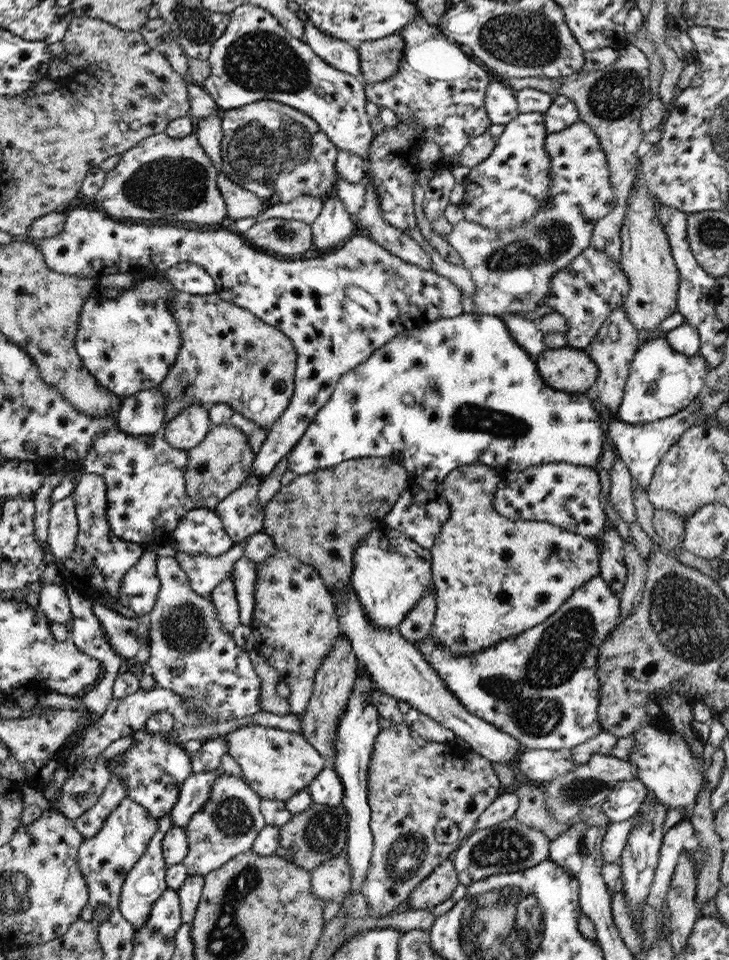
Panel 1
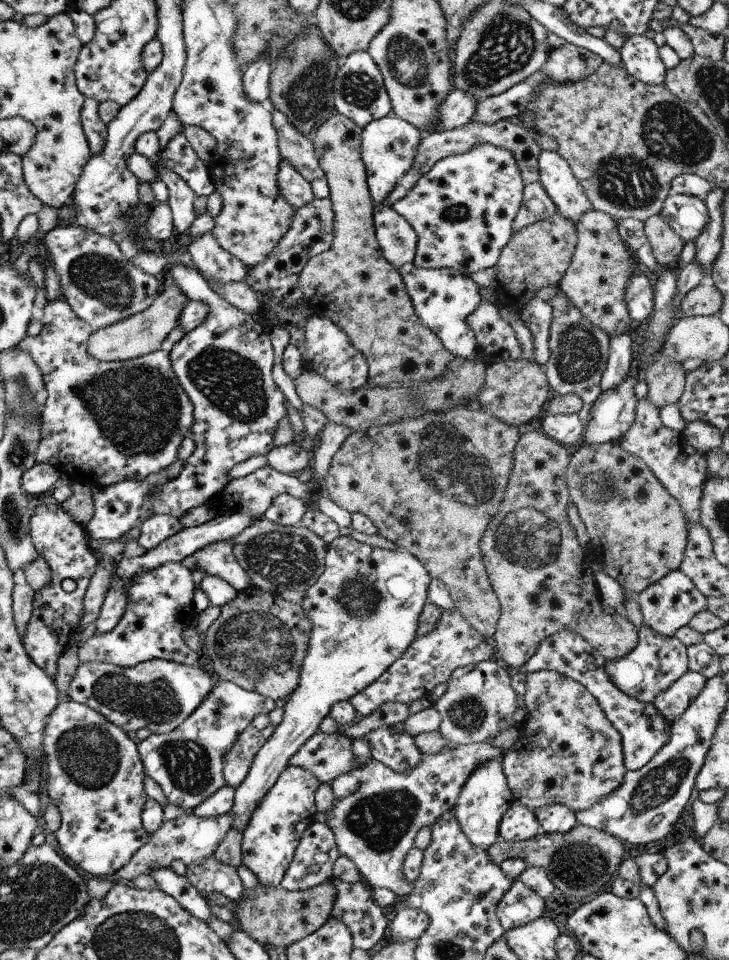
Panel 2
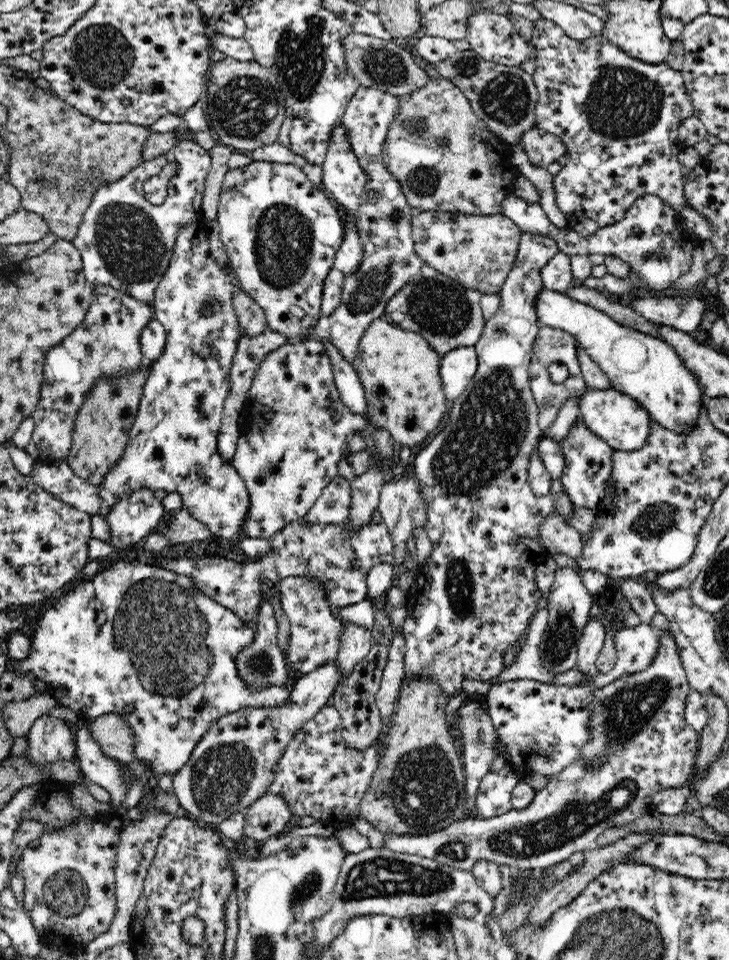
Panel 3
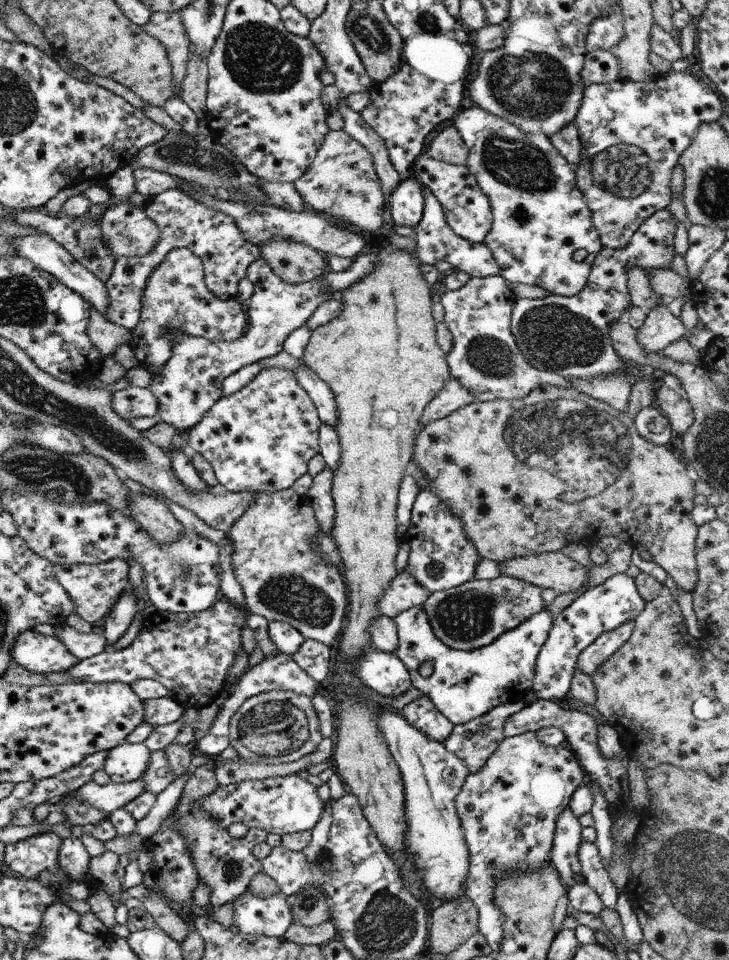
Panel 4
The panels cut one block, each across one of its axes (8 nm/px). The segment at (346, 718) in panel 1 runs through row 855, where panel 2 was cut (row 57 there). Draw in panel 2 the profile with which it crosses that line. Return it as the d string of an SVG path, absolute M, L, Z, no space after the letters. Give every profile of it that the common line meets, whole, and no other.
M356 51L341 61L334 78L334 108L350 118L361 129L373 120L380 120L392 112L389 94L384 88L383 76L368 51Z

